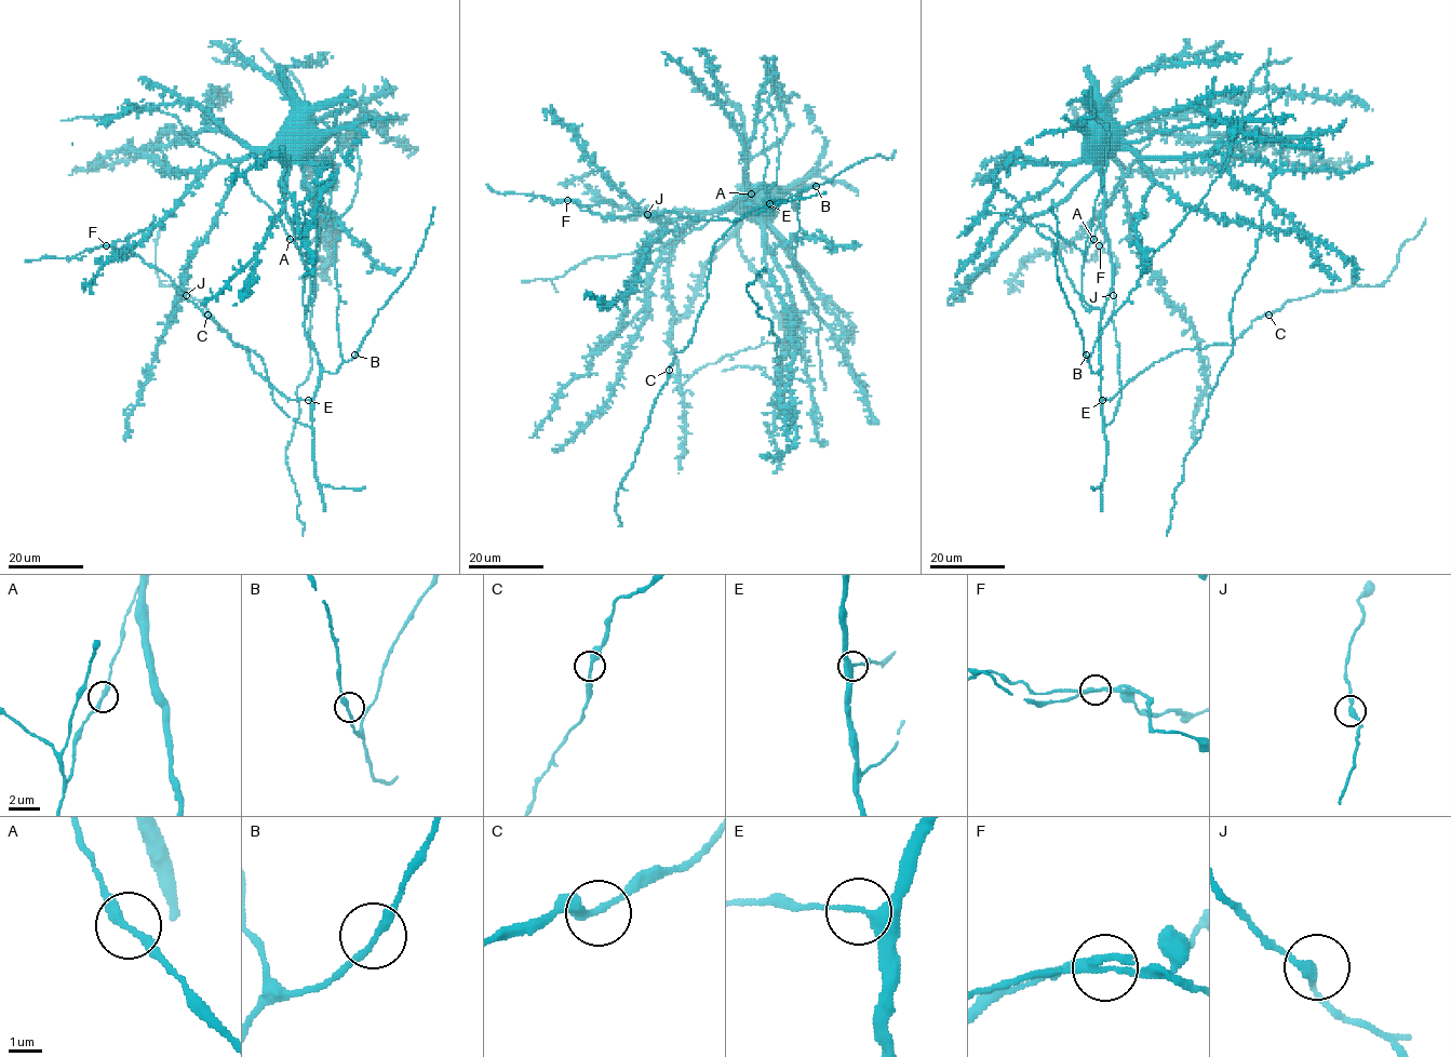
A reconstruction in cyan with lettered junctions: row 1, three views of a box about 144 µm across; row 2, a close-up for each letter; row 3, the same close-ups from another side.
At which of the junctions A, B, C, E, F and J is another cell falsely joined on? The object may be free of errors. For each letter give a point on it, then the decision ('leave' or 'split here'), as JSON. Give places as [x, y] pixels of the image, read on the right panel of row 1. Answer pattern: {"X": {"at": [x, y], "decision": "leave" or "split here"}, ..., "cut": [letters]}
{"A": {"at": [1093, 239], "decision": "leave"}, "B": {"at": [1086, 355], "decision": "leave"}, "C": {"at": [1268, 315], "decision": "leave"}, "E": {"at": [1102, 400], "decision": "leave"}, "F": {"at": [1099, 245], "decision": "split here"}, "J": {"at": [1113, 295], "decision": "leave"}, "cut": ["F"]}

